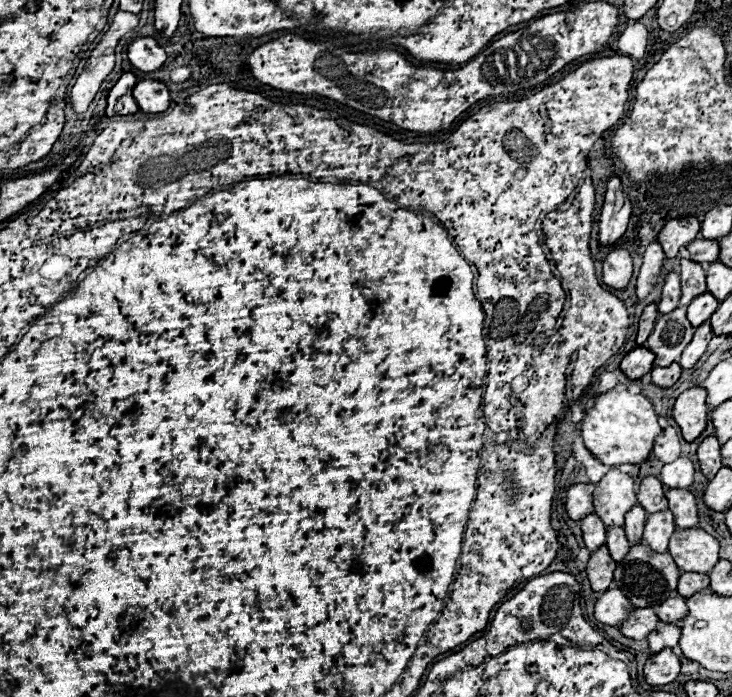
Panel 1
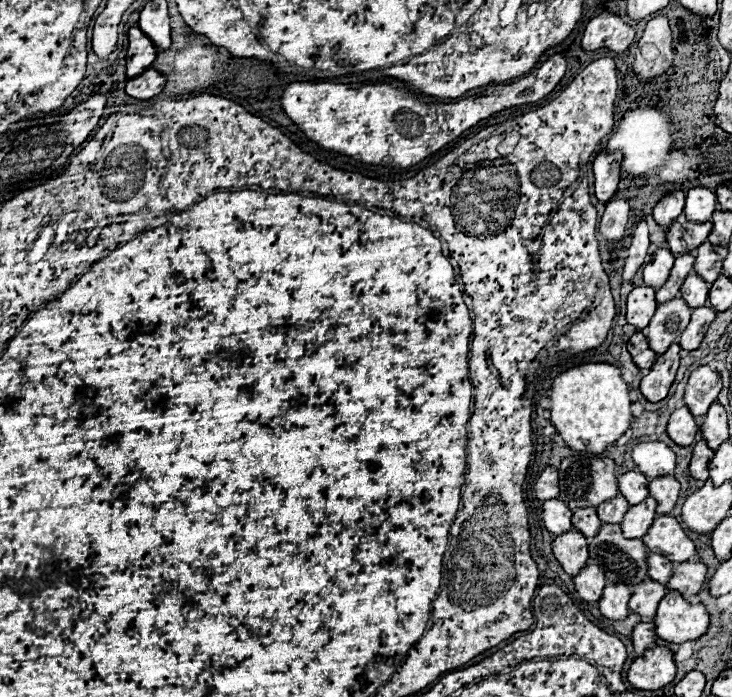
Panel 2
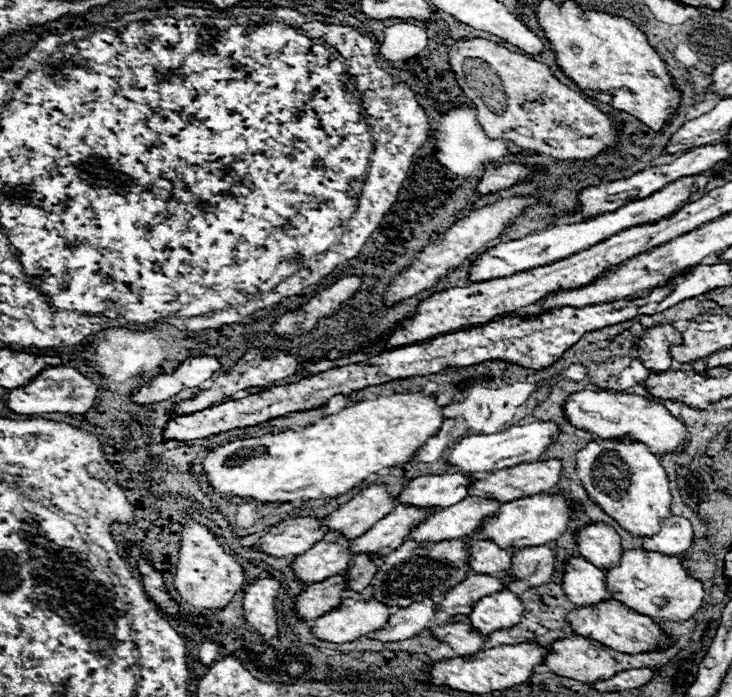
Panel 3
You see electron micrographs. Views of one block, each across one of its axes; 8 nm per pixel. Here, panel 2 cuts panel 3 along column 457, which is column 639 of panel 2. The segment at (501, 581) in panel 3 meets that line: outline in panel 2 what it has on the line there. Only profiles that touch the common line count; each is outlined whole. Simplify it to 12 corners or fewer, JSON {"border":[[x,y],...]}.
{"border":[[642,582],[632,590],[630,610],[654,618],[666,586]]}

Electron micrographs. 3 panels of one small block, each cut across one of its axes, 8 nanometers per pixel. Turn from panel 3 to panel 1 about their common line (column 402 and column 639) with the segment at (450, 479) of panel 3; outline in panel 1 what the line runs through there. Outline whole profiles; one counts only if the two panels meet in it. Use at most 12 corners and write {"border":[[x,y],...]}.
{"border":[[656,476],[640,482],[642,508],[662,512],[668,508],[664,486]]}

